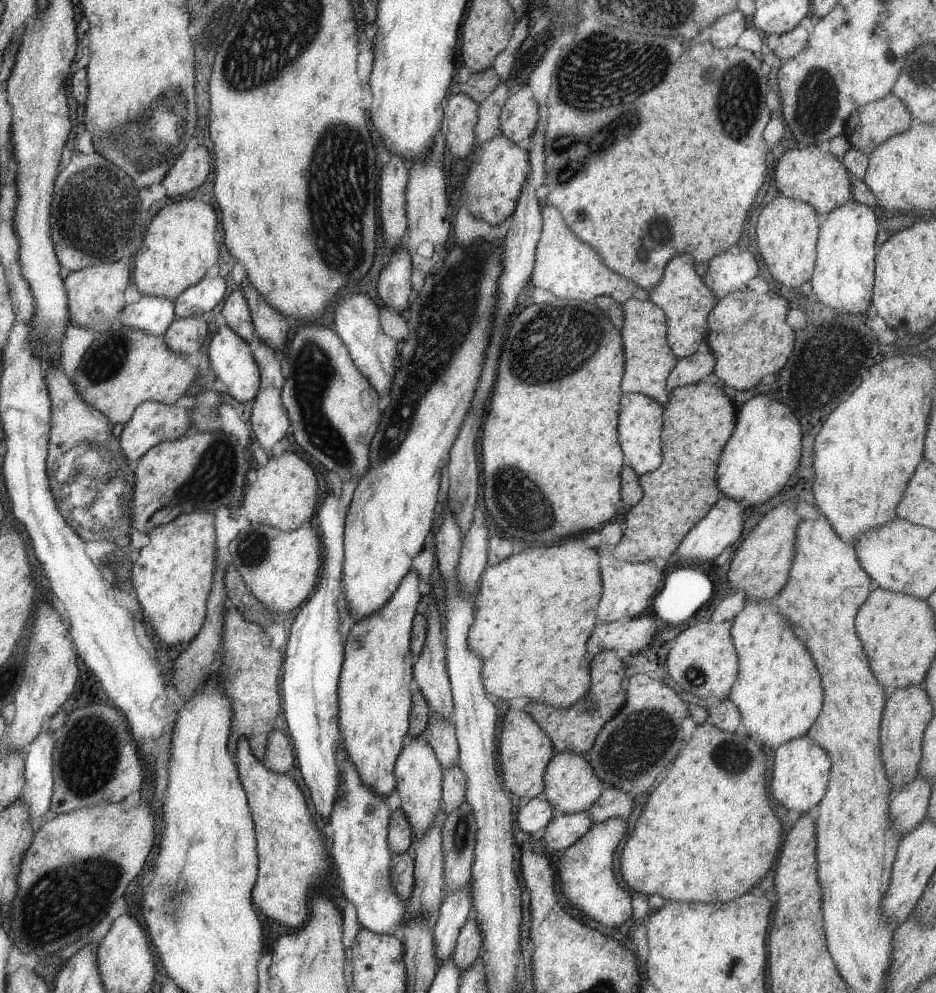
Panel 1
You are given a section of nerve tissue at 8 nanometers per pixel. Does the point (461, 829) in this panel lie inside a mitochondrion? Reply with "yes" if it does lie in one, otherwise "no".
yes

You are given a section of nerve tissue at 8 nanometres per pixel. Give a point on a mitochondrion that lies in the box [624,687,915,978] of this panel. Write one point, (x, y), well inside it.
(731, 757)

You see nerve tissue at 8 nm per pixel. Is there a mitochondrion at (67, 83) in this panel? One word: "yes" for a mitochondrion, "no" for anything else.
no

